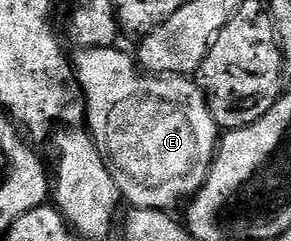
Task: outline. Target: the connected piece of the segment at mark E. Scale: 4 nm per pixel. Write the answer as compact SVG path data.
M121 48L112 49L78 49L75 57L72 57L72 73L76 78L77 88L80 90L86 102L86 125L94 144L98 146L102 156L106 158L109 168L116 174L118 191L131 206L140 209L164 209L173 210L173 205L181 206L187 199L193 198L194 194L200 192L210 174L210 168L214 165L214 158L220 144L220 130L210 110L210 104L206 101L206 94L202 92L197 84L194 85L189 76L186 75L151 75L143 71L137 60L126 53L121 53Z

